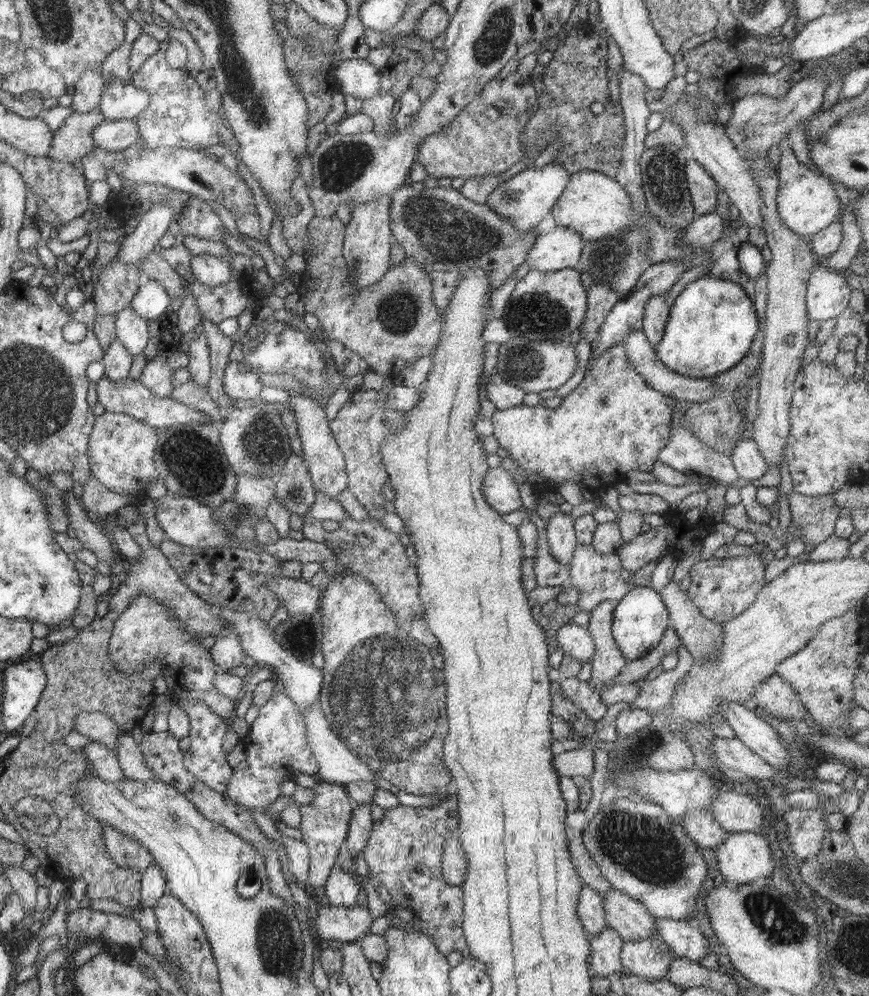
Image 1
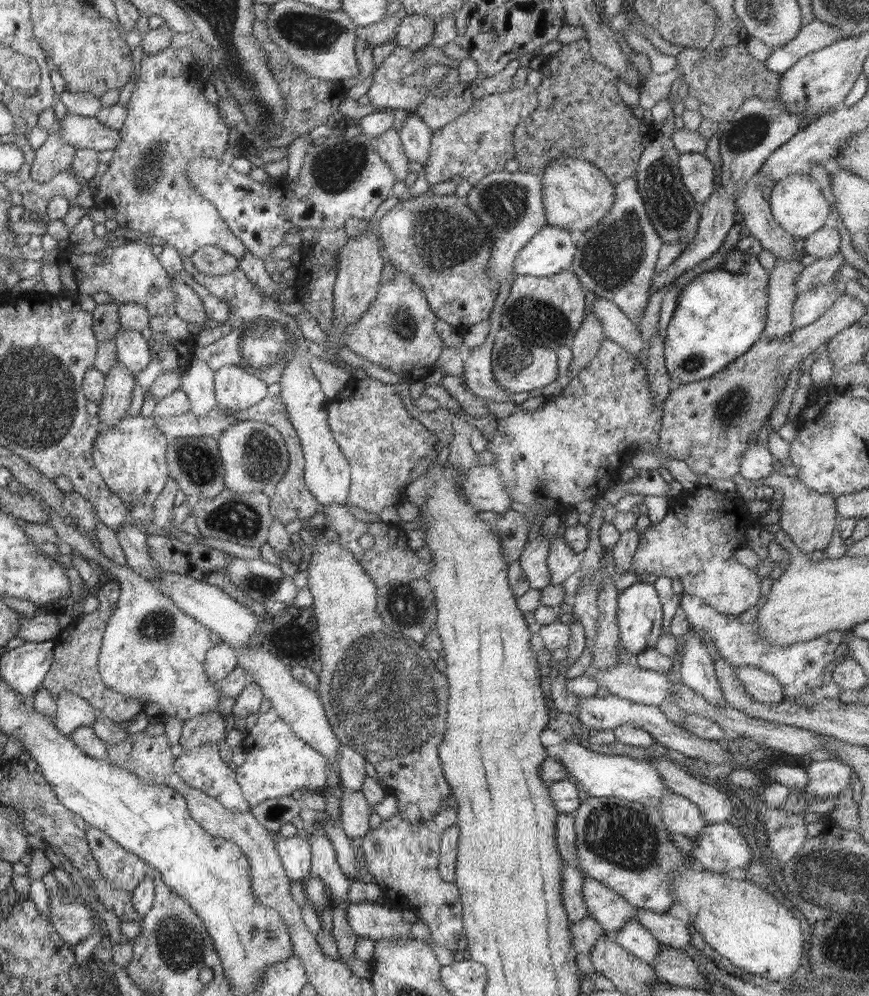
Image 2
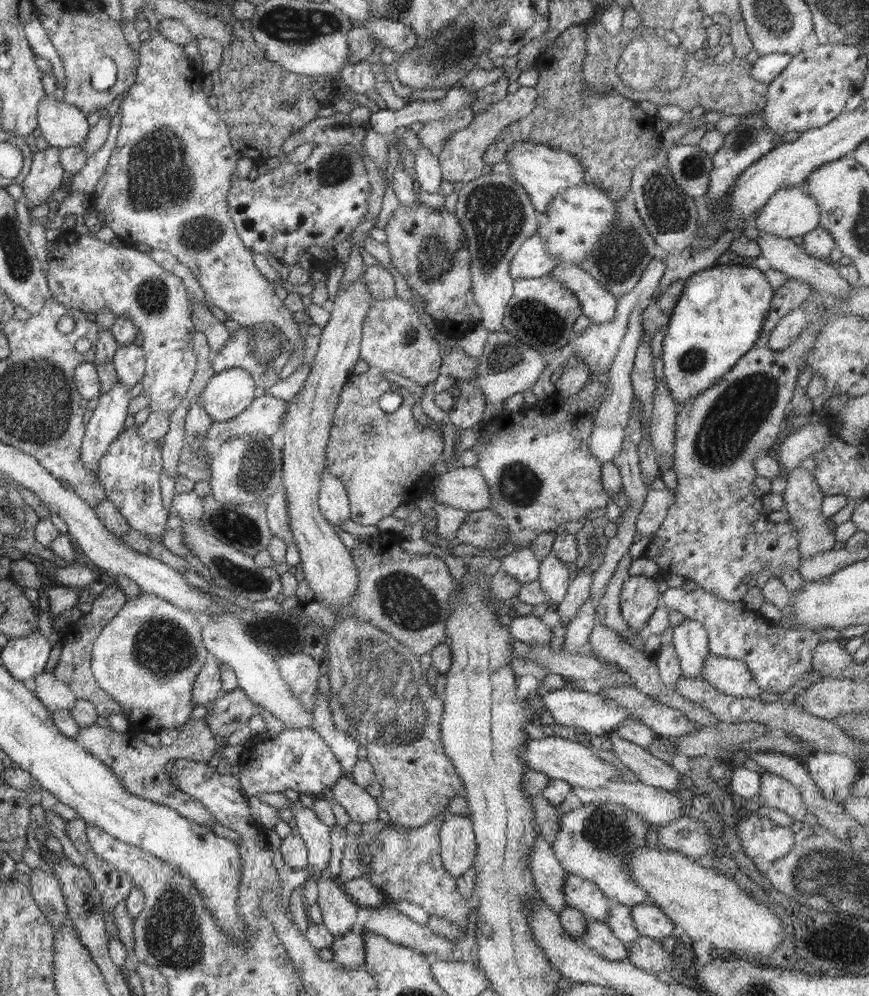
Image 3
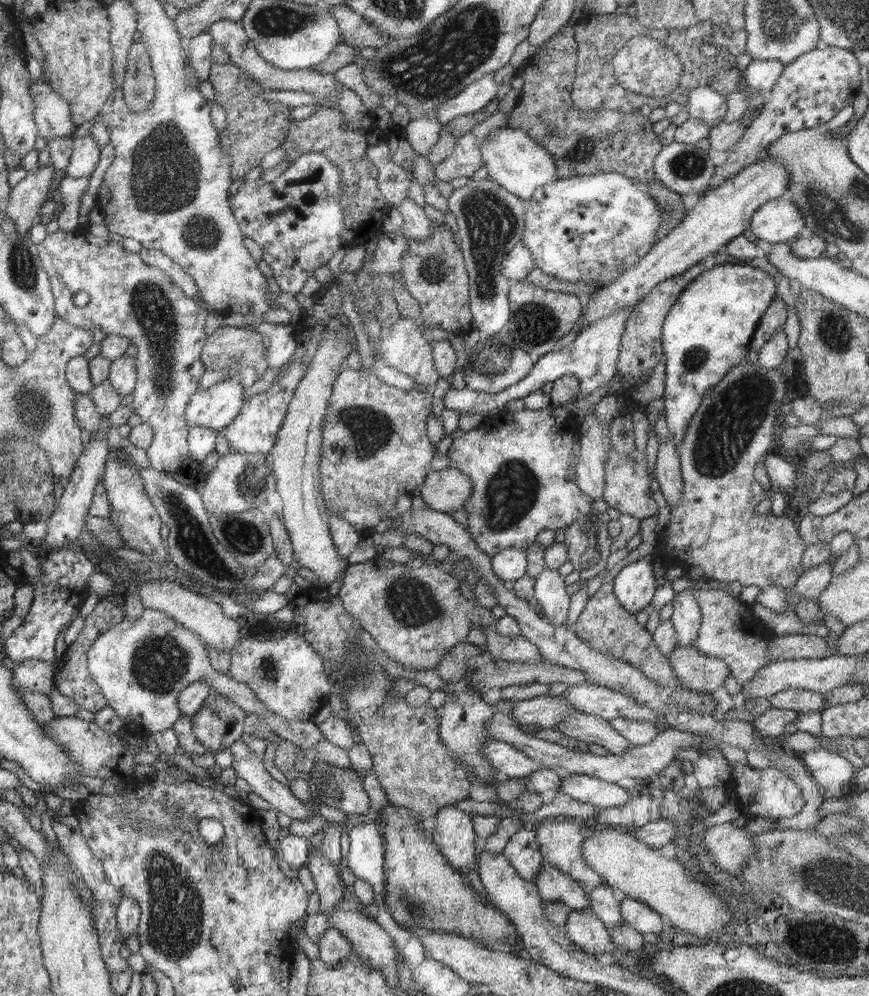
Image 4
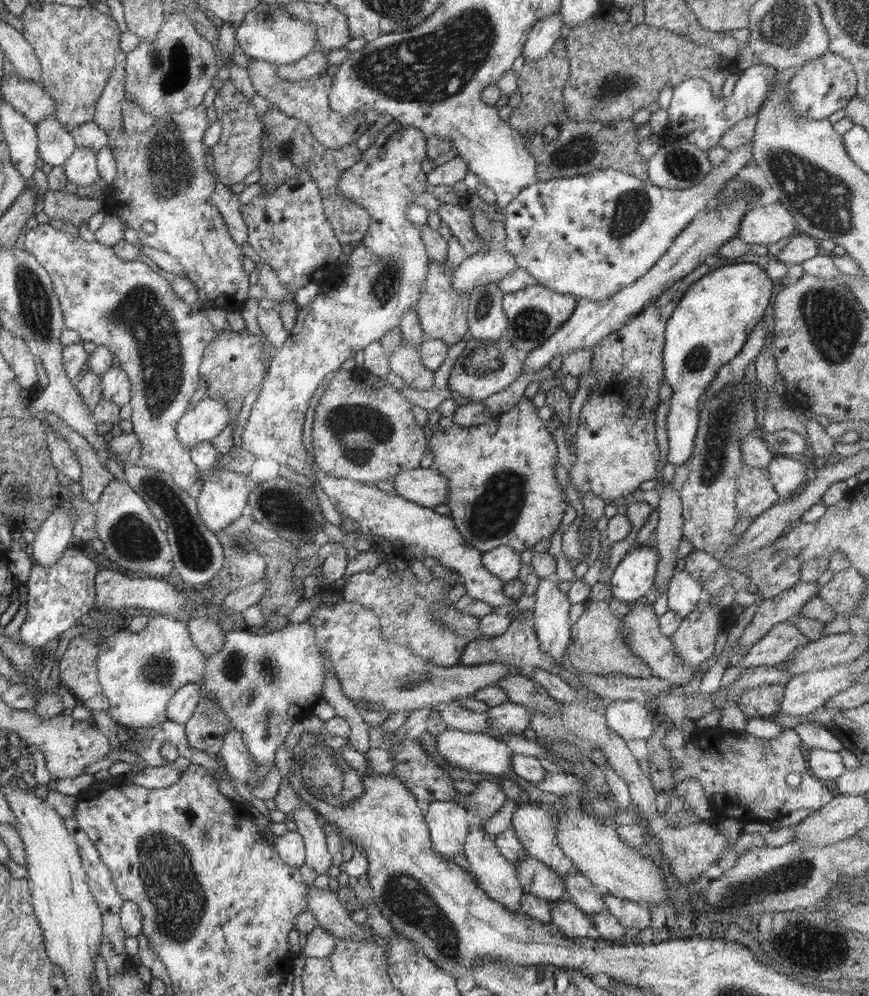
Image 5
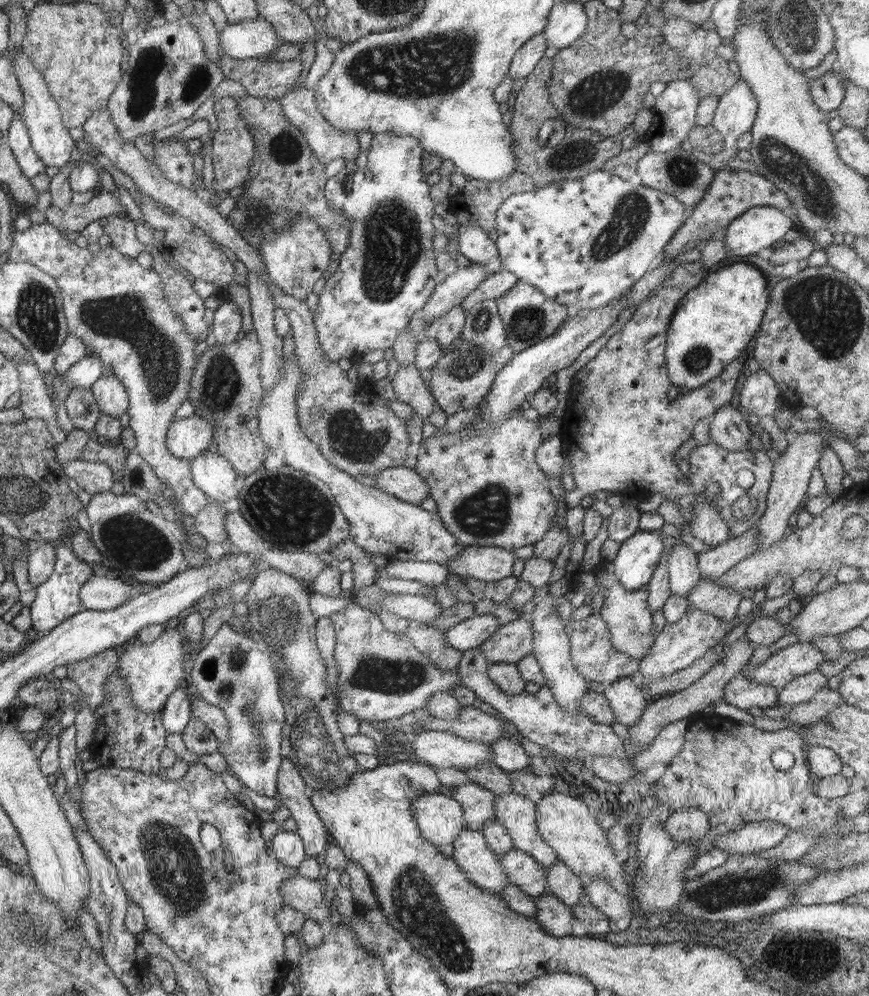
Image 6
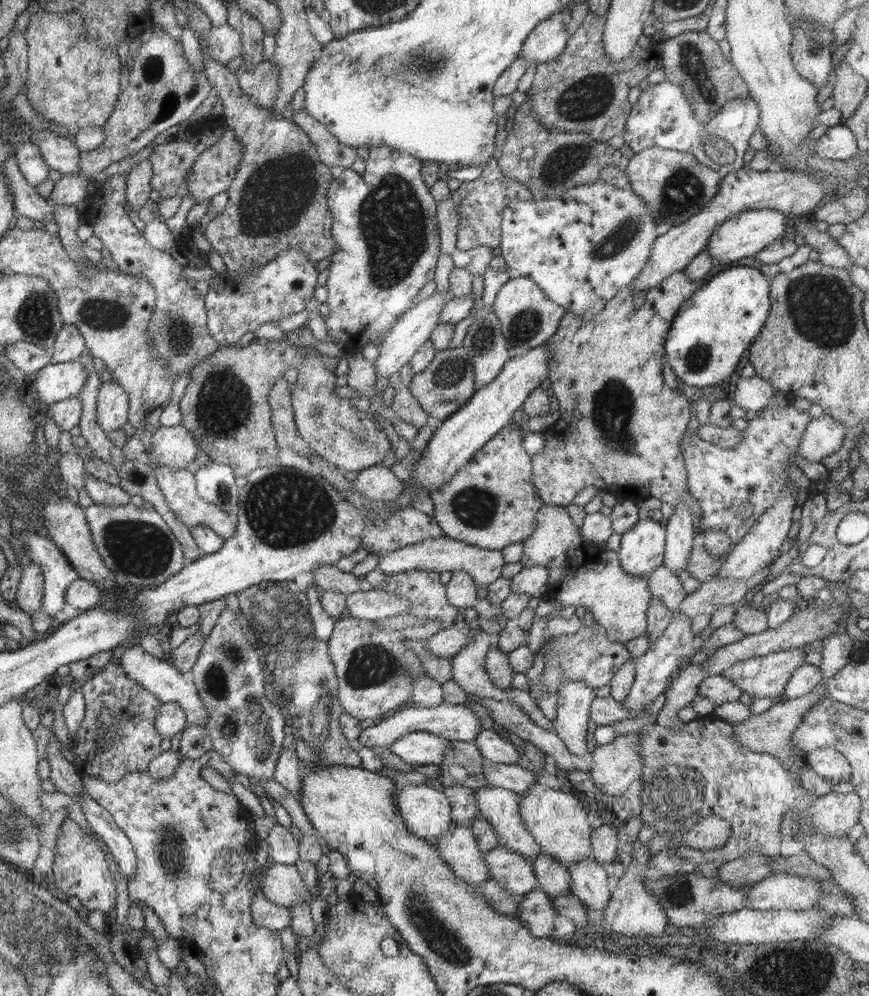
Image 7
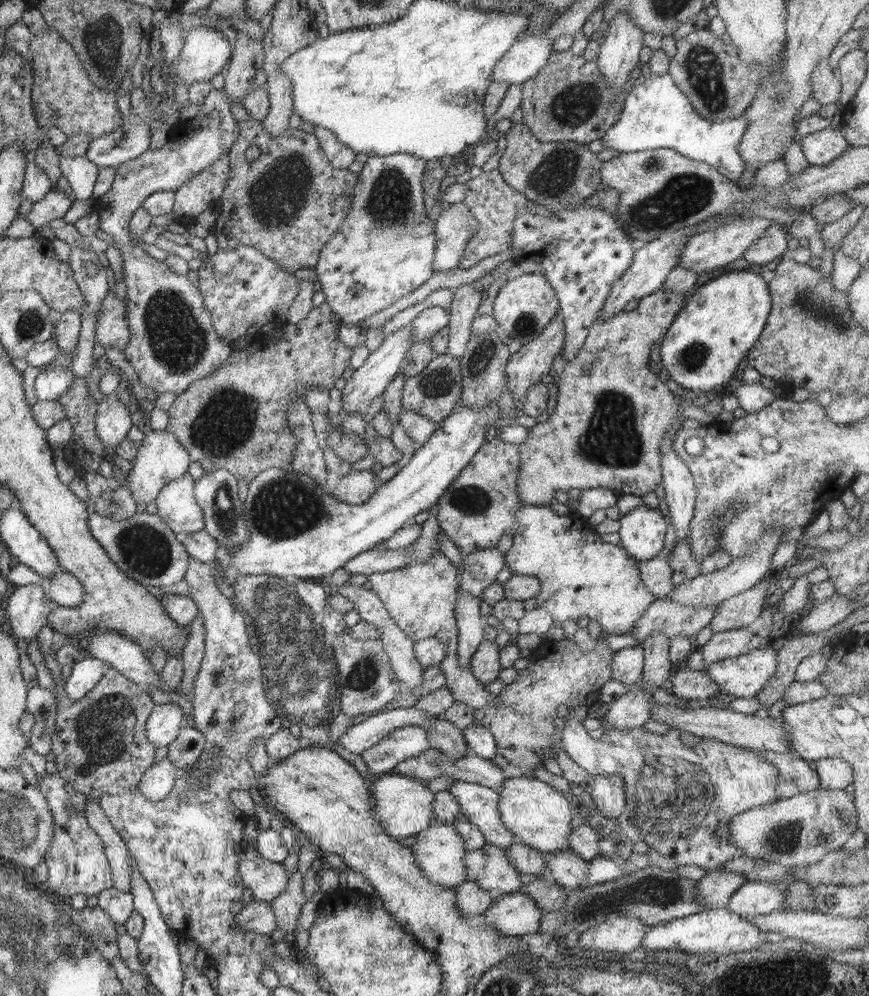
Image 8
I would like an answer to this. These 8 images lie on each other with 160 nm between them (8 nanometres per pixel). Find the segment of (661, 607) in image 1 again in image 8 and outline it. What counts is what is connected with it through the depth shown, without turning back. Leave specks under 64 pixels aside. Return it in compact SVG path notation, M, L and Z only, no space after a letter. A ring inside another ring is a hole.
M642 504L619 522L620 544L633 559L638 562L662 555L668 524L659 508Z

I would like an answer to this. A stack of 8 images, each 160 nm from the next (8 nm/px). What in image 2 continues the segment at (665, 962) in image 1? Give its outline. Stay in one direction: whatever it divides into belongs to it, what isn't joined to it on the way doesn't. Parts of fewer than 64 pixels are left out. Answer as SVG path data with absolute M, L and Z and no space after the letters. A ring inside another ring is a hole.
M630 920L630 924L622 926L613 935L615 942L620 944L626 952L644 960L649 965L654 963L662 944L637 920Z

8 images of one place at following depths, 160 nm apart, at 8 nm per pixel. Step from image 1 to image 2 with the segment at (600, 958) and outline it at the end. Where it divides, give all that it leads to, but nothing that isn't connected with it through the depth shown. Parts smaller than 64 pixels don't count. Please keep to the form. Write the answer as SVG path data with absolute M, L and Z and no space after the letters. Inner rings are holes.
M591 917L584 918L582 922L572 923L570 935L572 936L572 948L580 958L580 962L577 962L580 972L588 974L590 971L594 971L592 961L590 961L592 946L598 942L598 938L602 938L602 936L612 938L613 935L606 934L600 924Z

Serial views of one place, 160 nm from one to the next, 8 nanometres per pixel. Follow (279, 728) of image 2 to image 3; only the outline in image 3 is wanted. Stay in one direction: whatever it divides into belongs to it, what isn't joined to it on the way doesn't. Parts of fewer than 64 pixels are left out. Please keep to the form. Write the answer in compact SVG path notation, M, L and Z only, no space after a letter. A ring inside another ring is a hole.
M308 728L286 729L272 733L268 729L256 736L251 736L245 744L238 778L247 795L256 796L261 792L284 792L292 788L309 800L319 792L329 790L338 778L345 776L345 770L317 733Z

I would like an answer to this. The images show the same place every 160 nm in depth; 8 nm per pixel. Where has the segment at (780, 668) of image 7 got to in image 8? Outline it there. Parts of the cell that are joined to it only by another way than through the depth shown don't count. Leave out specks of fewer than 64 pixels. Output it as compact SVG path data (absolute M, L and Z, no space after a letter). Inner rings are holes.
M766 643L759 644L748 654L725 658L704 668L719 690L734 698L753 698L774 676L777 653Z

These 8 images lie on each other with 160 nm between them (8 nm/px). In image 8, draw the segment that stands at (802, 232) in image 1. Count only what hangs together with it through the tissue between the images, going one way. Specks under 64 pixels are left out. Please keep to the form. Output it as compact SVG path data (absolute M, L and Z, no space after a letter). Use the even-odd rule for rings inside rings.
M761 216L743 217L738 223L728 223L722 227L717 227L714 230L707 230L690 236L688 244L679 252L677 266L697 272L699 275L702 272L716 270L718 267L726 266L730 262L734 262L756 242L764 236L764 232L769 226L776 224L775 221L762 218Z

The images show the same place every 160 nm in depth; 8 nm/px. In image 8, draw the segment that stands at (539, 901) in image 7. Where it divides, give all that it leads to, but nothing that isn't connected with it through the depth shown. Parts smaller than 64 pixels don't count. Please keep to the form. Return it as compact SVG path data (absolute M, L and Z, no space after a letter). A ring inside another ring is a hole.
M522 892L498 895L498 898L484 912L485 925L490 925L508 937L534 934L540 928L542 908L533 898Z

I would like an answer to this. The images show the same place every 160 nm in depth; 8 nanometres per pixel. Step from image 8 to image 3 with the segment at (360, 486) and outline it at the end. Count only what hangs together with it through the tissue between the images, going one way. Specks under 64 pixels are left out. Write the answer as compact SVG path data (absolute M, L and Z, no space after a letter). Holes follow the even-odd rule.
M456 468L436 478L436 503L468 513L490 508L492 494L487 481L476 468Z

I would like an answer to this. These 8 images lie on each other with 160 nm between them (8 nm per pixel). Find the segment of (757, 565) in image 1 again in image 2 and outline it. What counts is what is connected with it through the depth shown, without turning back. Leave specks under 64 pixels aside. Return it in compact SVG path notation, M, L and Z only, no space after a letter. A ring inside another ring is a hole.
M699 486L685 491L685 495L694 502L676 504L672 510L668 509L662 522L649 526L641 534L636 552L632 557L630 572L634 574L653 573L658 577L666 576L670 580L680 579L686 595L698 596L722 614L738 617L752 608L761 598L762 580L758 577L757 570L752 571L735 557L735 552L746 542L747 530L757 527L761 521L750 512L742 498L736 499L737 494L738 492L727 494L714 491L708 486Z

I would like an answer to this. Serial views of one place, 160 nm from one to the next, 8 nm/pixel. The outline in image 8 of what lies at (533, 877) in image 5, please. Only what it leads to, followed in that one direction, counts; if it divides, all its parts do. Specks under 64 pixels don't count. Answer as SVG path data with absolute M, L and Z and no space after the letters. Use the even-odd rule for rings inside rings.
M486 843L478 850L466 851L466 881L475 882L493 896L519 892L526 876L512 866L502 847Z

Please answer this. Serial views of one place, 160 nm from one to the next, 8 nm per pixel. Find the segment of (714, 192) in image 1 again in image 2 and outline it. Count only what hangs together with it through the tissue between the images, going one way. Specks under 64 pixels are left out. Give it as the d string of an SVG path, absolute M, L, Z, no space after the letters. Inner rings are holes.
M681 153L678 168L687 191L696 202L704 203L716 188L714 164L701 153Z

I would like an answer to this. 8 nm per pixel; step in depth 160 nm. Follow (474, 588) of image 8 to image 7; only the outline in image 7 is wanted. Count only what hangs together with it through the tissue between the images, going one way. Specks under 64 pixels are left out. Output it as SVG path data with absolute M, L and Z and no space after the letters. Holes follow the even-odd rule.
M442 535L438 538L430 537L421 540L416 544L405 546L381 556L378 560L377 569L382 570L386 576L395 576L412 570L440 573L462 570L472 576L476 587L488 587L489 584L502 577L504 564L506 562L499 550L486 550L485 548L470 546L465 542Z

